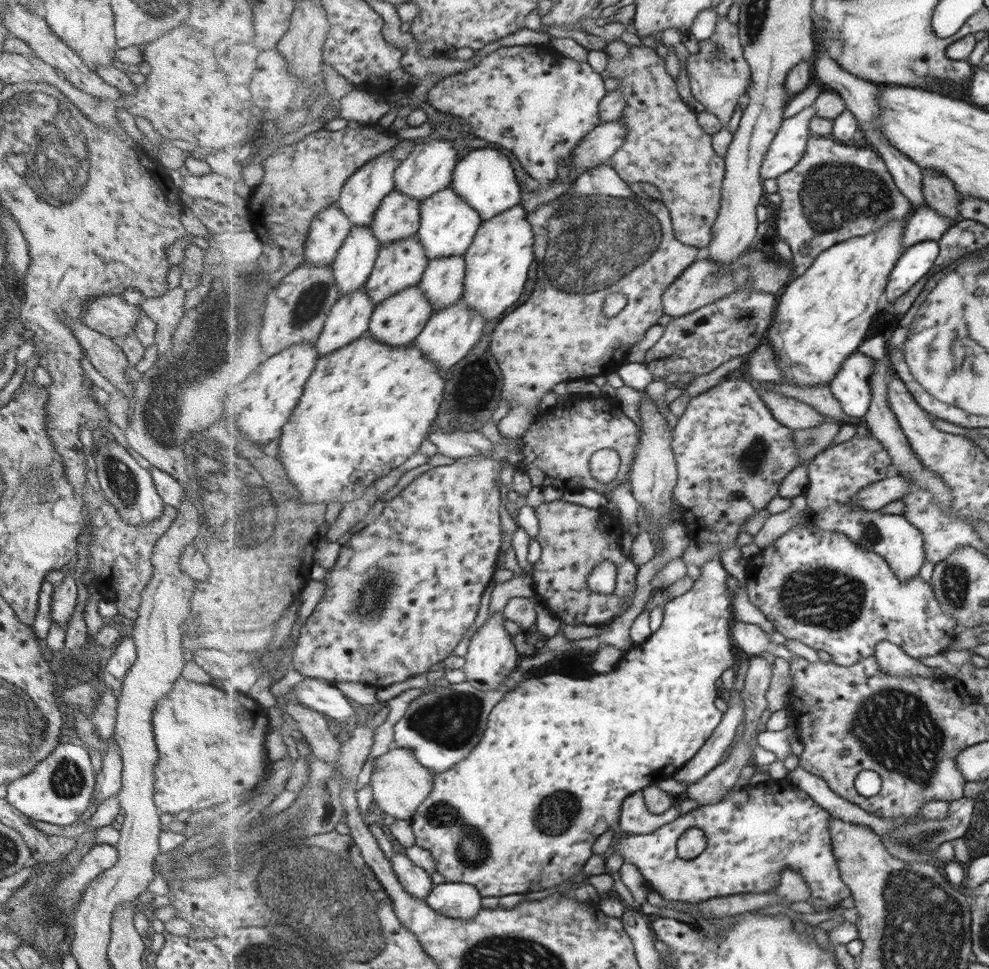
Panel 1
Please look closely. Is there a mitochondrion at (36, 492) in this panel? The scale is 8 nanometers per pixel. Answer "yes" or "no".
yes

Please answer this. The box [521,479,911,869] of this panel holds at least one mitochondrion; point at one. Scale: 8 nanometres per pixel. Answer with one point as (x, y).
(823, 598)

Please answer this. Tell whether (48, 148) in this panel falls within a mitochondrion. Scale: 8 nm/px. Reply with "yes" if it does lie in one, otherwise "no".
yes

